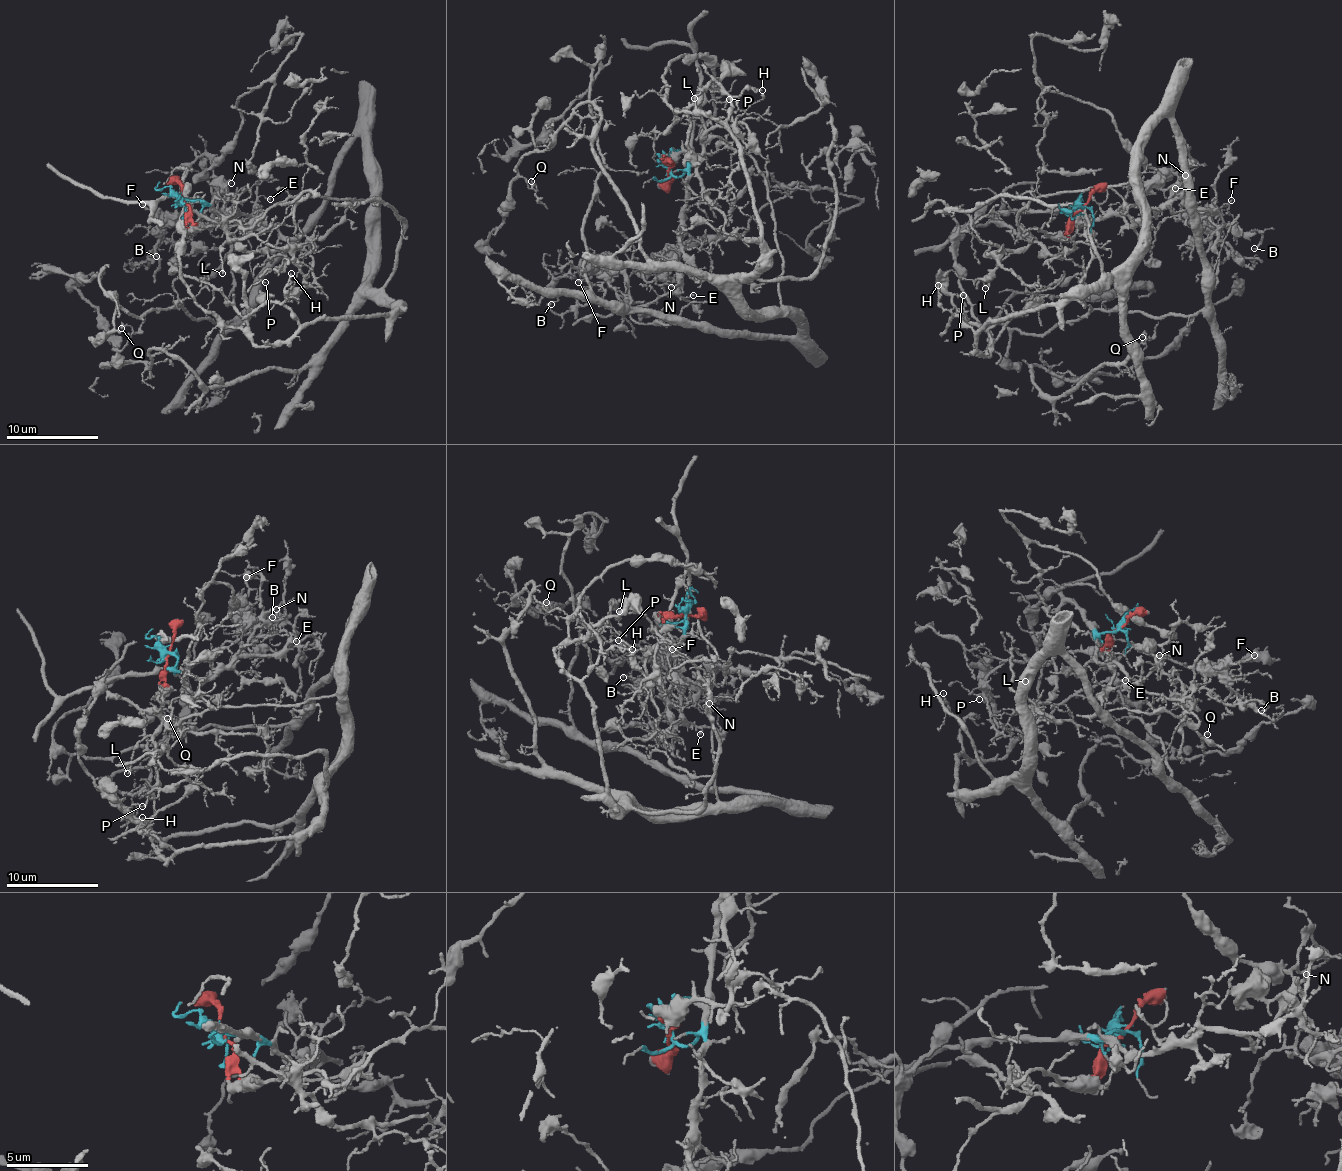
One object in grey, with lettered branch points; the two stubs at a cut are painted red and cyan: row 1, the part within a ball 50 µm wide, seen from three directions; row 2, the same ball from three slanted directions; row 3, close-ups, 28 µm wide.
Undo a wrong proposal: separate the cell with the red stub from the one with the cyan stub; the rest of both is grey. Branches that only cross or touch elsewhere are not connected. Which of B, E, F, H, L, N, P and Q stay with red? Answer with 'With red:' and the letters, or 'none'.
With red: H, P, Q

